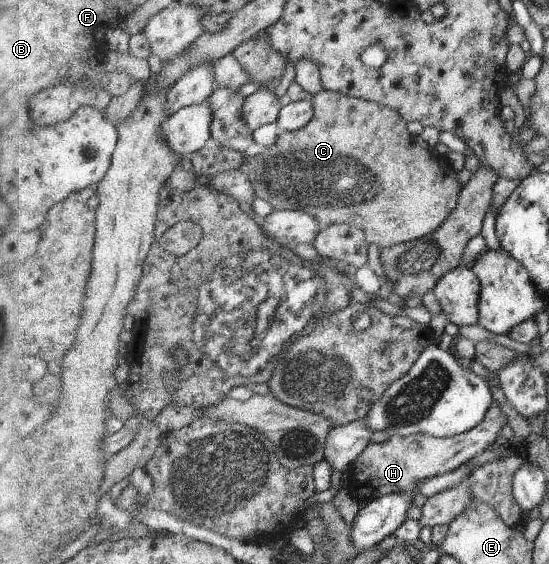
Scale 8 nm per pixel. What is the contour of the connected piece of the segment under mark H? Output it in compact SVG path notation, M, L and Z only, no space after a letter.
M498 403L490 407L486 416L473 429L459 434L457 437L433 437L425 434L414 434L406 438L392 435L390 440L381 443L369 444L350 464L345 474L343 488L348 490L357 504L385 497L387 494L406 494L414 498L418 494L418 485L427 479L434 478L456 470L461 464L474 458L486 450L501 432L502 426L507 423L502 415Z

